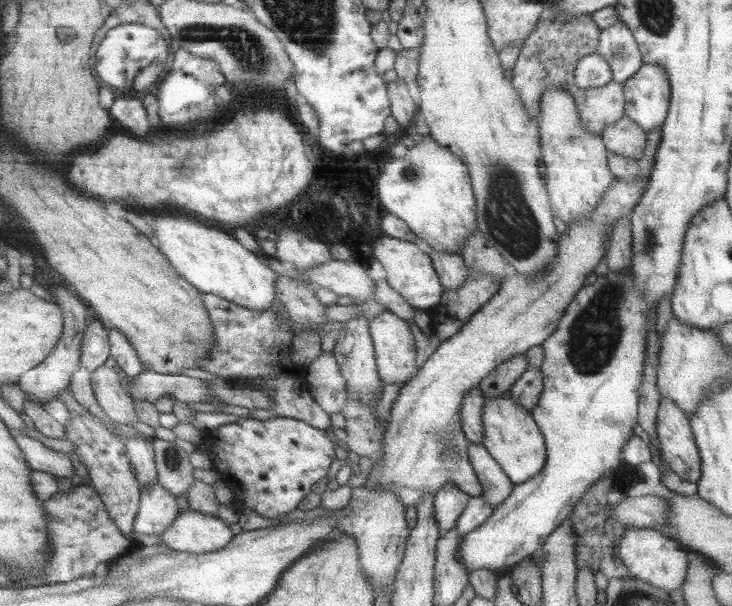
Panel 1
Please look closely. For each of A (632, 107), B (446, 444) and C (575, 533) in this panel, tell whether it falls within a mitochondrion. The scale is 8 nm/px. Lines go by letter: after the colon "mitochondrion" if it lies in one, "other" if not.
A: other
B: mitochondrion
C: other

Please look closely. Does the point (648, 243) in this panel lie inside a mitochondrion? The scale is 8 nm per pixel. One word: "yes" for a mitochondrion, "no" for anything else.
yes

